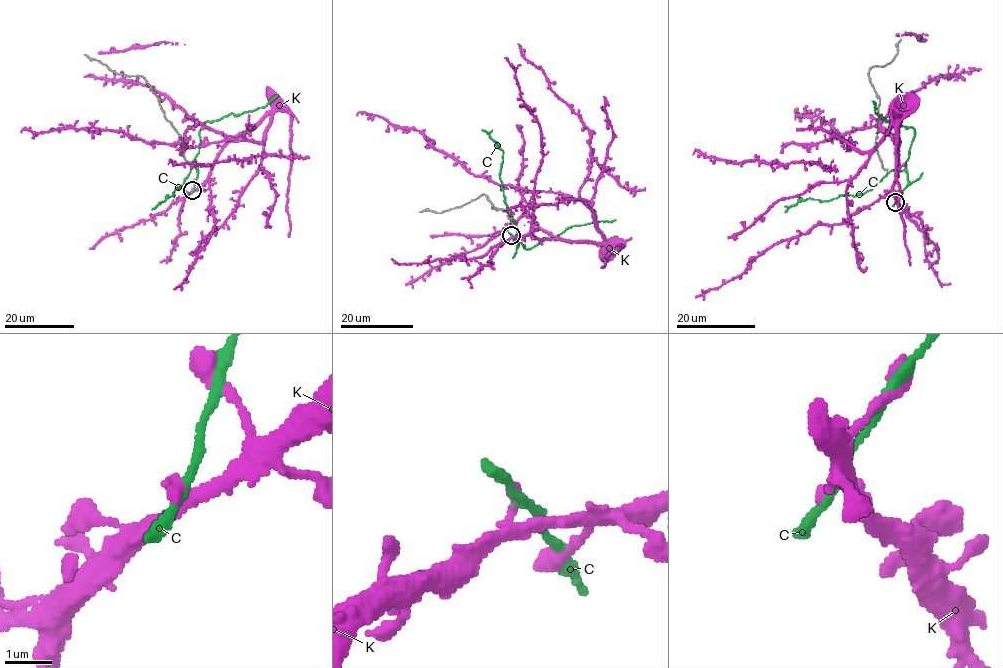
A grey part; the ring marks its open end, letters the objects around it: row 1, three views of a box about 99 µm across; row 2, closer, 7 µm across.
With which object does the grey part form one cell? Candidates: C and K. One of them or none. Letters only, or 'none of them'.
K

